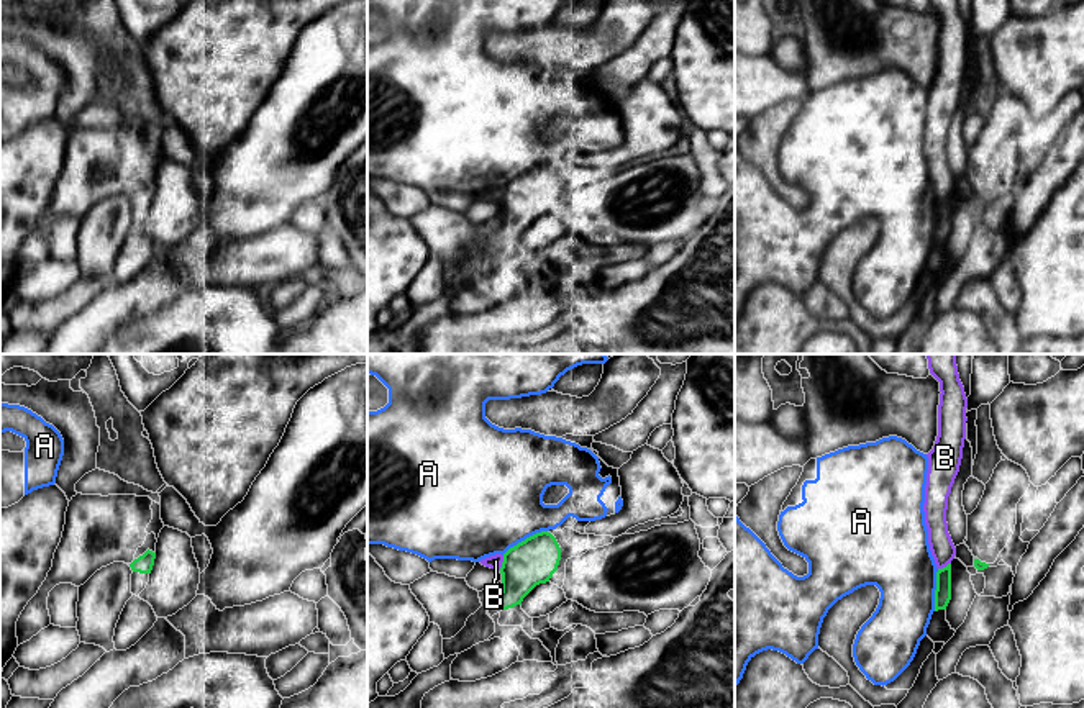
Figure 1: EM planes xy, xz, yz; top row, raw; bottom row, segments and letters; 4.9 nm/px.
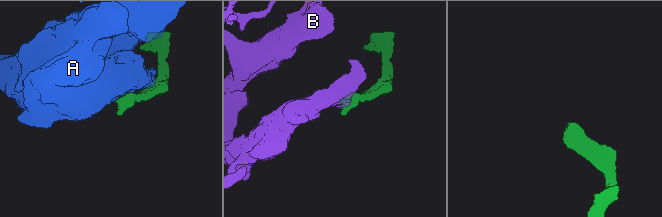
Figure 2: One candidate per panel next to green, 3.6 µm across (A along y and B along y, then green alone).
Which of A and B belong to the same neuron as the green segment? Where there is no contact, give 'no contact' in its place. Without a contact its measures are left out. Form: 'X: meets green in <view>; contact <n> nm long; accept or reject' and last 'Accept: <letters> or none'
A: meets green in xz; contact 260 nm long; reject
B: meets green in xz; contact 80 nm long; reject
Accept: none

